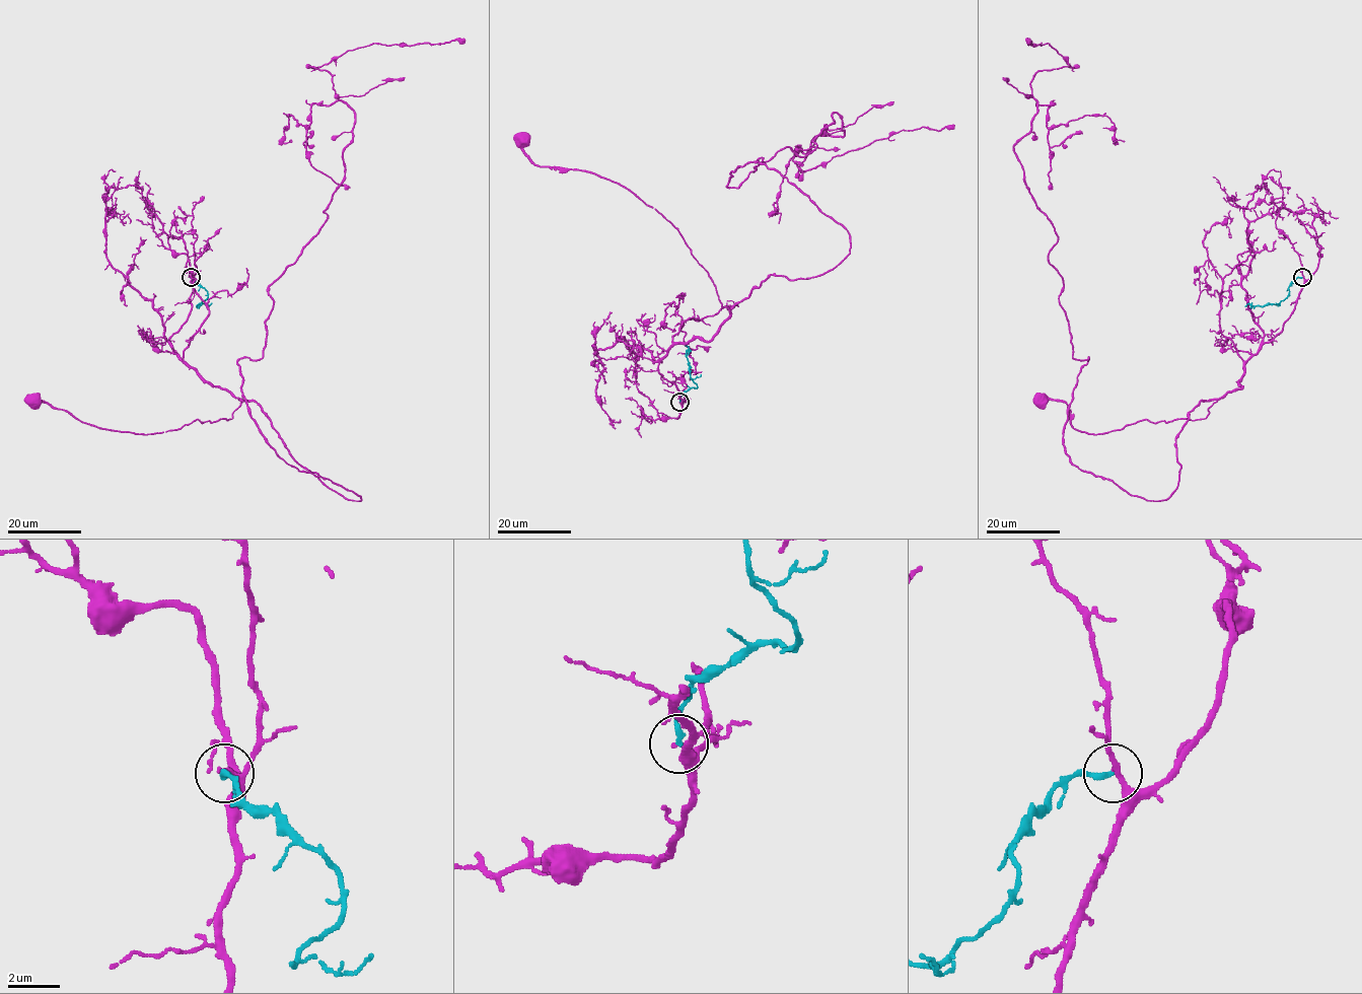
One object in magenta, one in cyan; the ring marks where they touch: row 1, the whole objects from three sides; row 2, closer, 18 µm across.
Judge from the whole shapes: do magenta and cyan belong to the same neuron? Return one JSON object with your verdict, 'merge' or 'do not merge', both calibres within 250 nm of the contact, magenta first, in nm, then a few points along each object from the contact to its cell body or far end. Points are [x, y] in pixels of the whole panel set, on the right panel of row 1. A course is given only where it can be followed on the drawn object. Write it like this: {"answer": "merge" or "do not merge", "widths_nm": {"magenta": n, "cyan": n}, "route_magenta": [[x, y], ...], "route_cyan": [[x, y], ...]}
{"answer": "do not merge", "widths_nm": {"magenta": 130, "cyan": 190}, "route_magenta": [[1302, 277], [1283, 329], [1205, 418], [1092, 434], [1071, 424], [1063, 402], [1040, 399]], "route_cyan": [[1302, 277], [1294, 280], [1286, 297], [1277, 304], [1251, 306], [1247, 303], [1245, 306]]}

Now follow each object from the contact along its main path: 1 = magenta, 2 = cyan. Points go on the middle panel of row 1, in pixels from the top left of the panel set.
1: (679, 402), (660, 360), (709, 341), (730, 314), (708, 271), (655, 208), (596, 175), (536, 166), (523, 138)
2: (679, 402), (683, 393), (696, 388), (697, 384), (690, 375), (686, 344)

